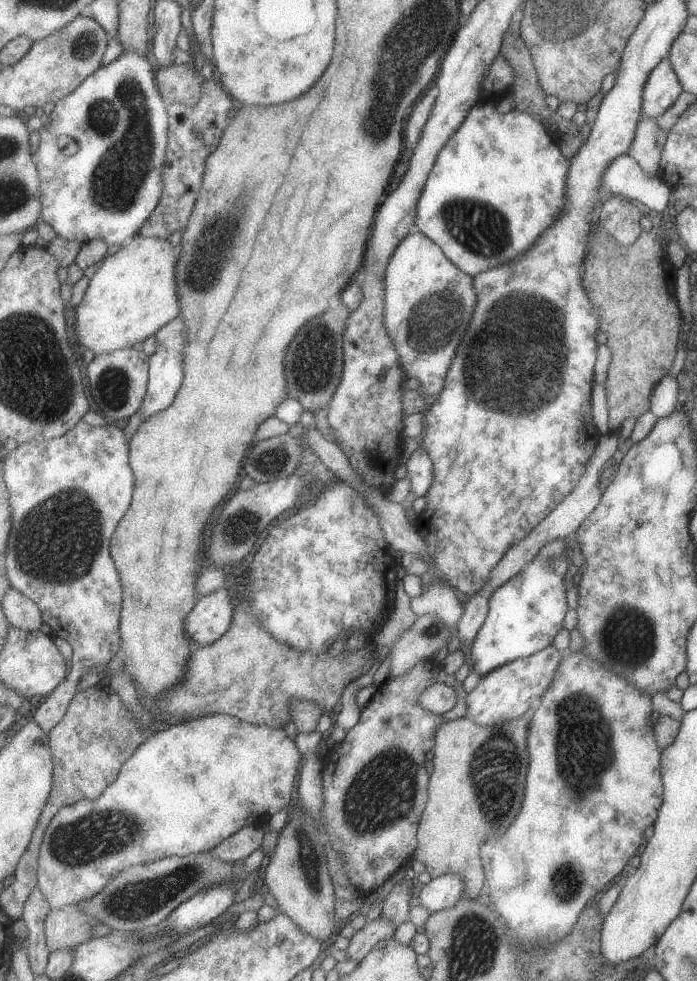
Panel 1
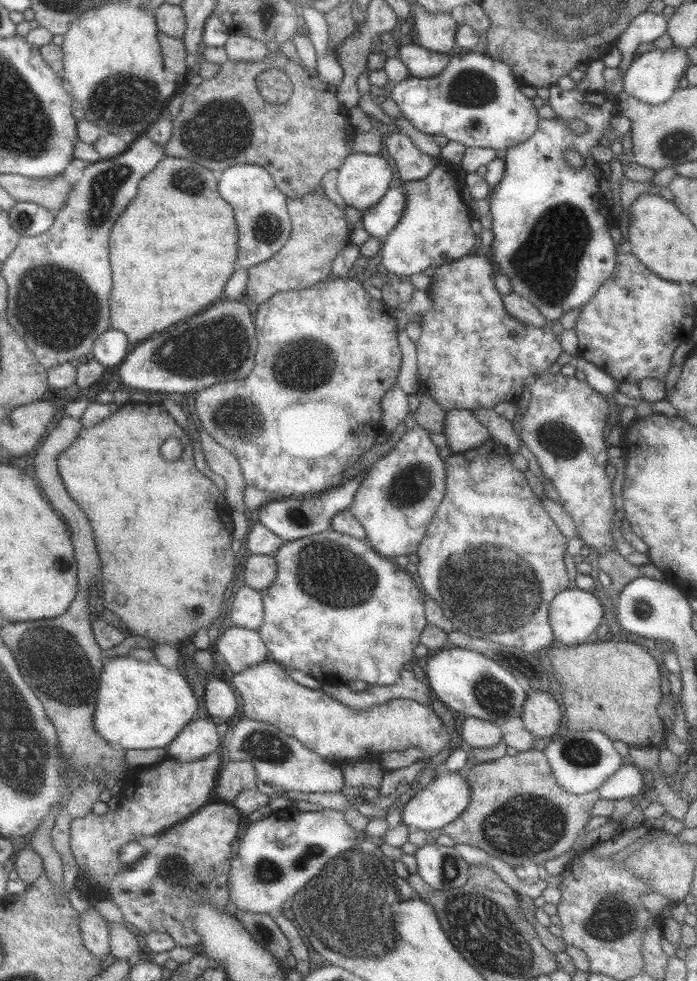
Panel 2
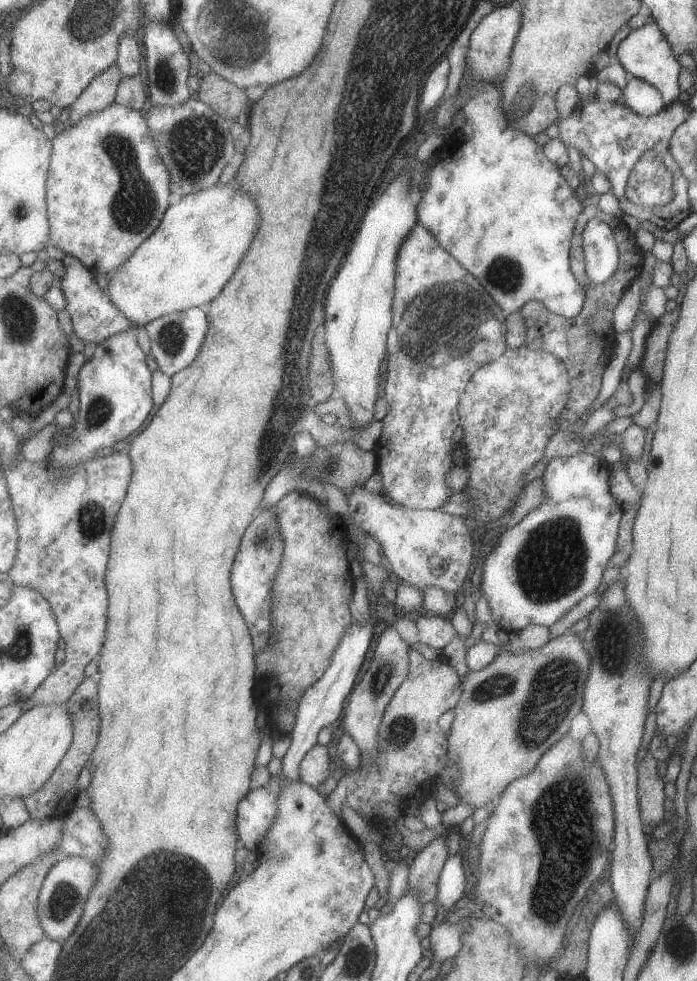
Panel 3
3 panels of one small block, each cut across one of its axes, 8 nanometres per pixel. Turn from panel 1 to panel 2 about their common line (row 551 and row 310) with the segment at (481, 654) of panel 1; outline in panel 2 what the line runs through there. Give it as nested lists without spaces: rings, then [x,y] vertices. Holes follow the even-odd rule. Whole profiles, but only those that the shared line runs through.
[[[554,85],[551,88],[550,104],[558,113],[559,118],[553,119],[541,119],[541,126],[539,127],[538,133],[535,137],[528,142],[520,144],[518,147],[512,147],[508,150],[506,156],[506,173],[504,174],[503,180],[497,185],[493,193],[491,194],[491,214],[494,217],[494,242],[492,244],[493,259],[496,261],[496,265],[500,272],[508,275],[514,281],[514,292],[518,295],[528,297],[534,304],[538,305],[538,308],[548,317],[551,323],[558,324],[560,318],[568,312],[568,310],[574,310],[574,308],[580,308],[580,306],[585,306],[588,301],[590,301],[596,294],[596,290],[603,286],[604,280],[608,280],[612,276],[612,272],[616,270],[616,244],[610,236],[610,210],[608,208],[608,202],[604,194],[600,194],[600,181],[604,178],[604,174],[599,168],[599,163],[592,158],[590,155],[590,150],[592,148],[599,146],[599,140],[605,137],[606,134],[612,134],[612,122],[616,122],[616,116],[619,116],[619,103],[620,98],[613,94],[606,92],[596,92],[596,93],[586,93],[582,94],[578,90],[564,90],[562,86]],[[574,118],[579,118],[587,123],[588,132],[583,136],[577,136],[570,130],[571,120]],[[566,148],[572,148],[580,152],[580,154],[585,158],[586,164],[583,167],[575,167],[569,163],[569,161],[564,158],[564,150]]]

